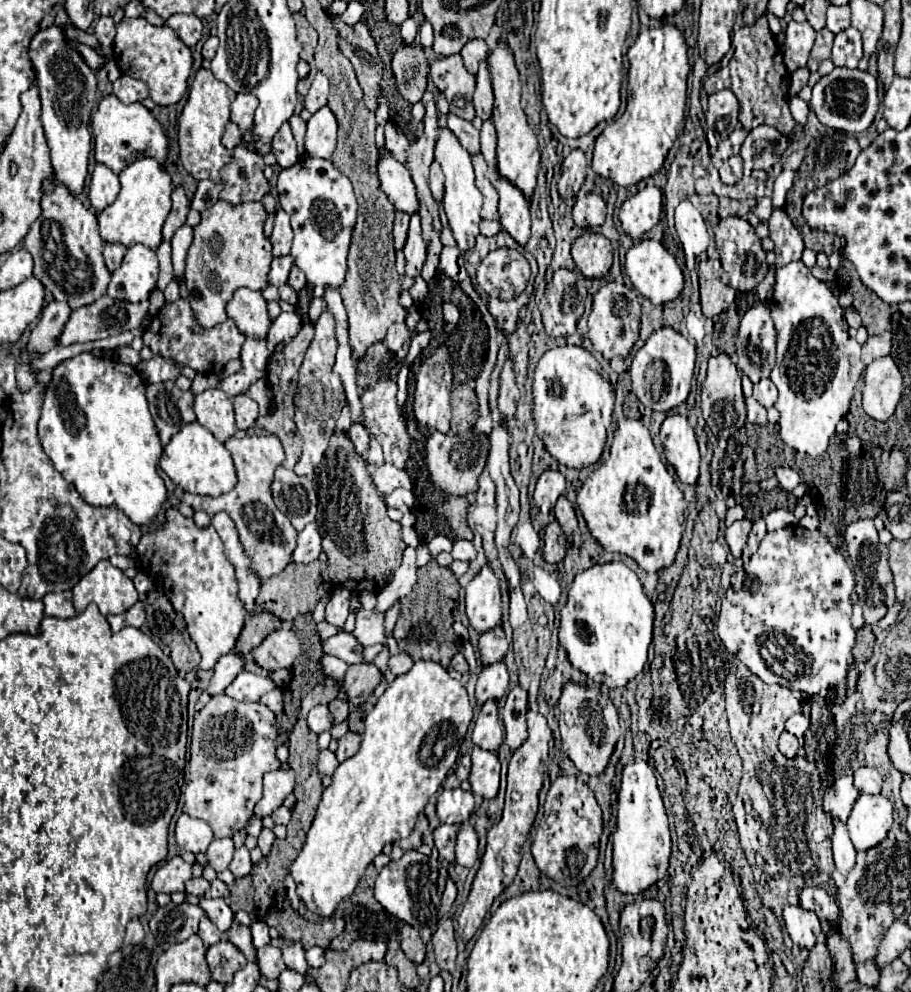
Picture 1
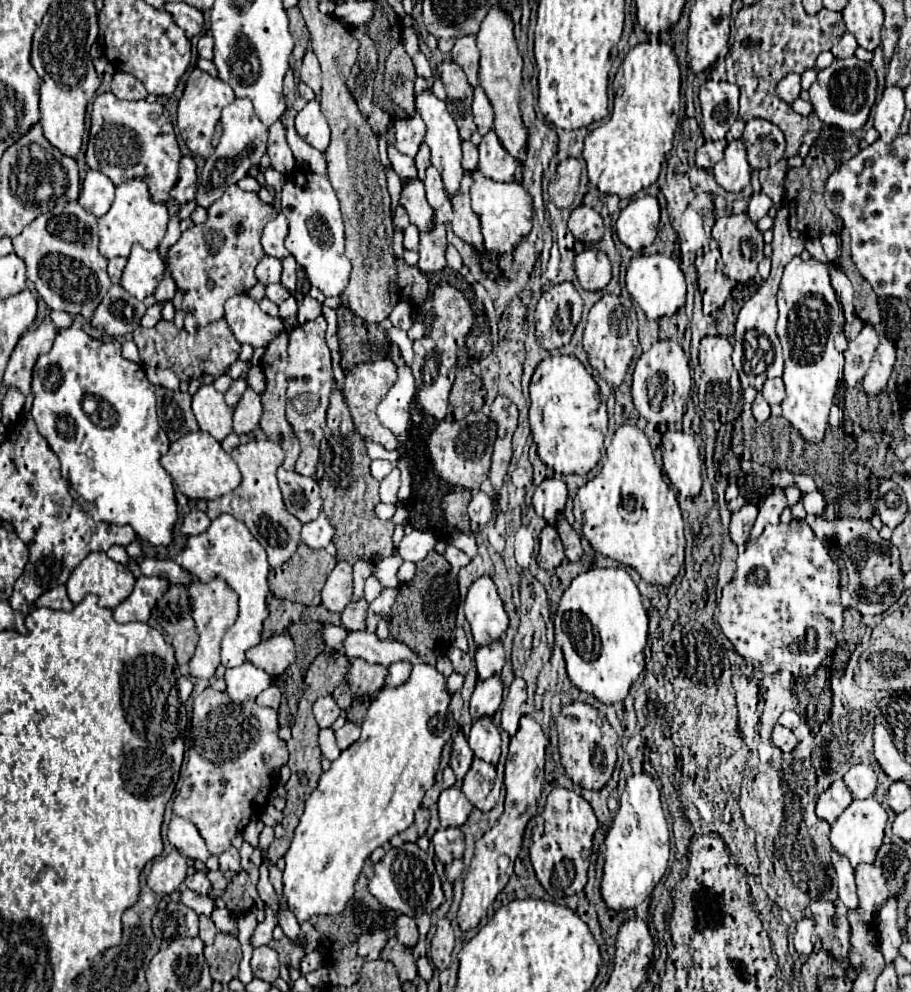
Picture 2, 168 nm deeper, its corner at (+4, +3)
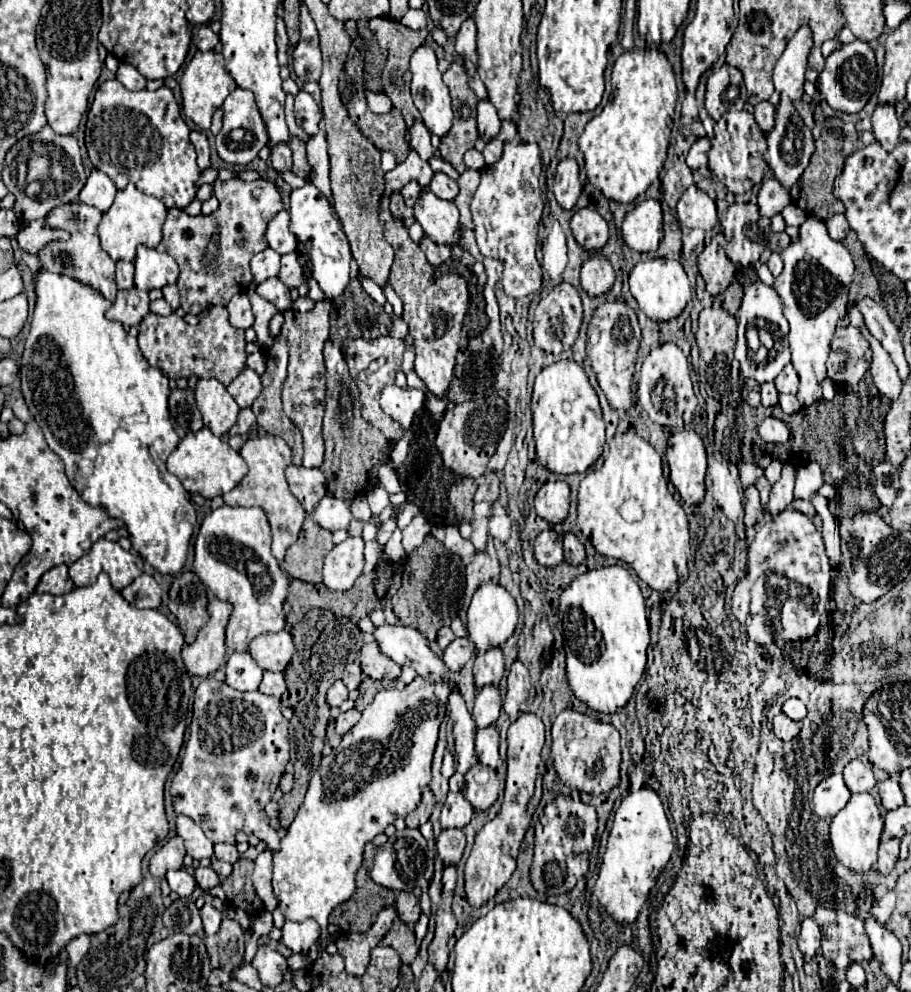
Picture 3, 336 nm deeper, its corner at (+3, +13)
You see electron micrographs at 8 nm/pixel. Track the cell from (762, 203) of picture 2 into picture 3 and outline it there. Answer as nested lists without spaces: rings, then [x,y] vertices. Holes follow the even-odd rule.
[[[770,178],[762,184],[760,192],[758,192],[758,206],[760,206],[760,214],[762,216],[776,216],[780,214],[788,204],[790,204],[790,192],[788,188],[784,188],[776,178]]]

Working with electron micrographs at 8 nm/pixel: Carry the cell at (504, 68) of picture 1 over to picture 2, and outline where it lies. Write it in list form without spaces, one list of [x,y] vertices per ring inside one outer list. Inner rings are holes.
[[[491,8],[487,18],[481,24],[481,30],[477,34],[477,46],[481,52],[481,68],[479,68],[479,84],[483,86],[493,110],[495,110],[495,122],[493,130],[501,140],[501,146],[515,158],[521,158],[521,150],[527,146],[527,126],[521,120],[519,112],[519,90],[521,90],[521,68],[523,60],[517,52],[515,36],[513,36],[513,22],[503,14],[501,8]]]

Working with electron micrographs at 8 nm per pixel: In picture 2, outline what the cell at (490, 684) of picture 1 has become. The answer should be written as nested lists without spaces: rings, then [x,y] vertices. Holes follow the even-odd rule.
[[[491,676],[487,680],[479,680],[475,692],[471,696],[471,716],[473,720],[481,718],[483,714],[493,716],[501,704],[503,696],[503,682],[499,676]]]

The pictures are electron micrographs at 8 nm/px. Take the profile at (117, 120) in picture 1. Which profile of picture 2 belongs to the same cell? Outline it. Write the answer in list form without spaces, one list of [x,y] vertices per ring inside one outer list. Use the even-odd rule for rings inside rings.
[[[113,92],[99,94],[93,102],[89,146],[85,152],[87,164],[93,170],[103,172],[113,184],[127,178],[143,176],[147,178],[151,198],[155,202],[167,202],[169,190],[175,186],[179,176],[181,152],[169,120],[169,112],[161,104],[149,104],[147,100],[119,100]]]

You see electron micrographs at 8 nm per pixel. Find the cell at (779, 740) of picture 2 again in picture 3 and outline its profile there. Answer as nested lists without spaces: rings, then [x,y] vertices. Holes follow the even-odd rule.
[[[778,714],[778,716],[774,718],[774,734],[776,734],[780,740],[790,742],[792,738],[798,736],[798,732],[800,732],[798,724],[796,724],[794,720],[790,720],[786,714]]]

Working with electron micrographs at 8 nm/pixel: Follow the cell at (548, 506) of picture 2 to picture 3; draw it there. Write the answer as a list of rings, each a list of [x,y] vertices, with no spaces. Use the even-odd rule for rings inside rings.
[[[554,480],[546,482],[534,500],[536,514],[550,522],[550,524],[560,524],[568,516],[568,506],[570,506],[570,488],[564,480]]]

